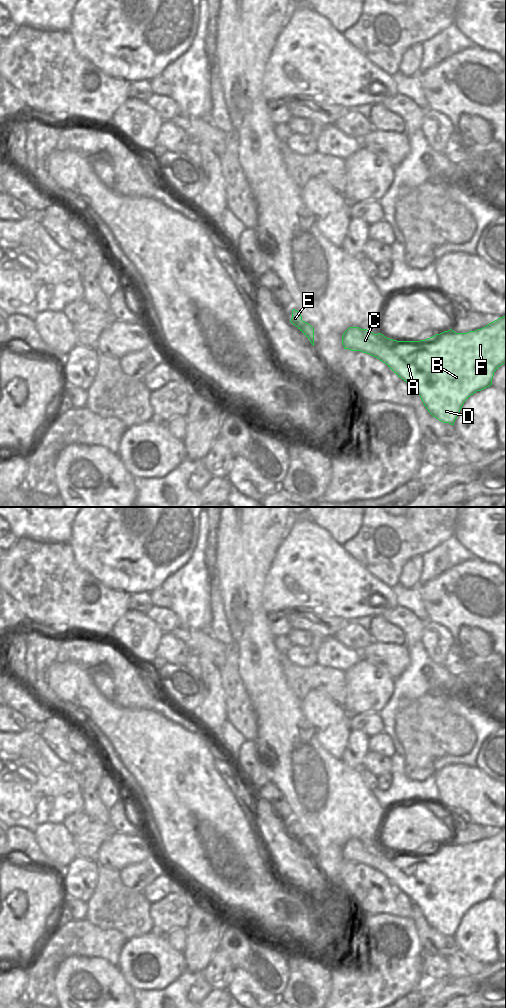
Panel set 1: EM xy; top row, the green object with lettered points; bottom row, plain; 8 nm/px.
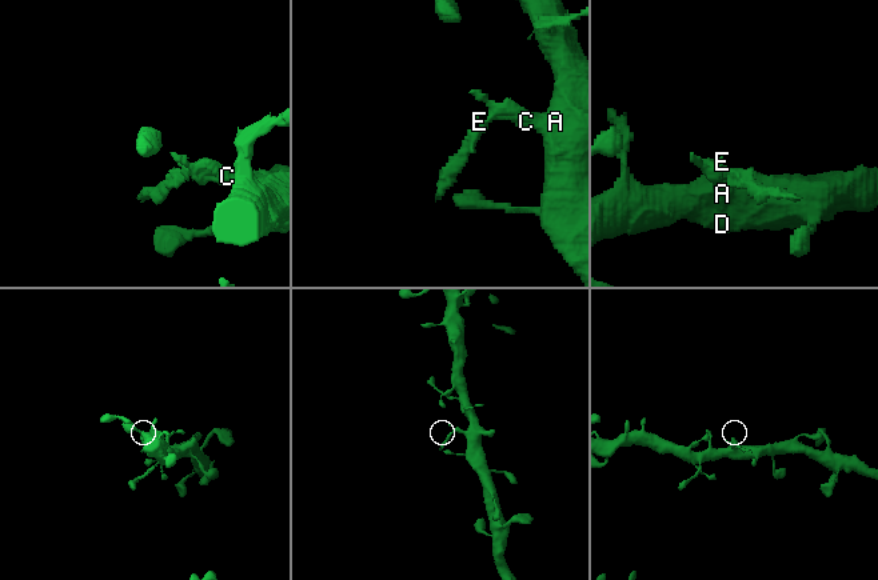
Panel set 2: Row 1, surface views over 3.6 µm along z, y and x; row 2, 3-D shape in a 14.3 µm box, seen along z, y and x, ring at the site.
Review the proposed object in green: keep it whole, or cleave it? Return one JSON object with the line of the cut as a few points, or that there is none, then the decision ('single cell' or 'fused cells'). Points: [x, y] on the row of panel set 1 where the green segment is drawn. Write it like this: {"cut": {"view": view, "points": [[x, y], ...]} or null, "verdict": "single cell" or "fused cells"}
{"cut": {"view": "xy", "points": [[381, 334], [379, 339], [382, 350], [376, 357]]}, "verdict": "fused cells"}

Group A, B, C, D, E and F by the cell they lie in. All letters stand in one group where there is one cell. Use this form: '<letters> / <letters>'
A B D F / C E

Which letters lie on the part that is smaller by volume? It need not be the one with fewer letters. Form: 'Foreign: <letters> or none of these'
Foreign: C, E

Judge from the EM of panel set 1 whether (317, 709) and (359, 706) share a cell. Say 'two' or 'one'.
two

